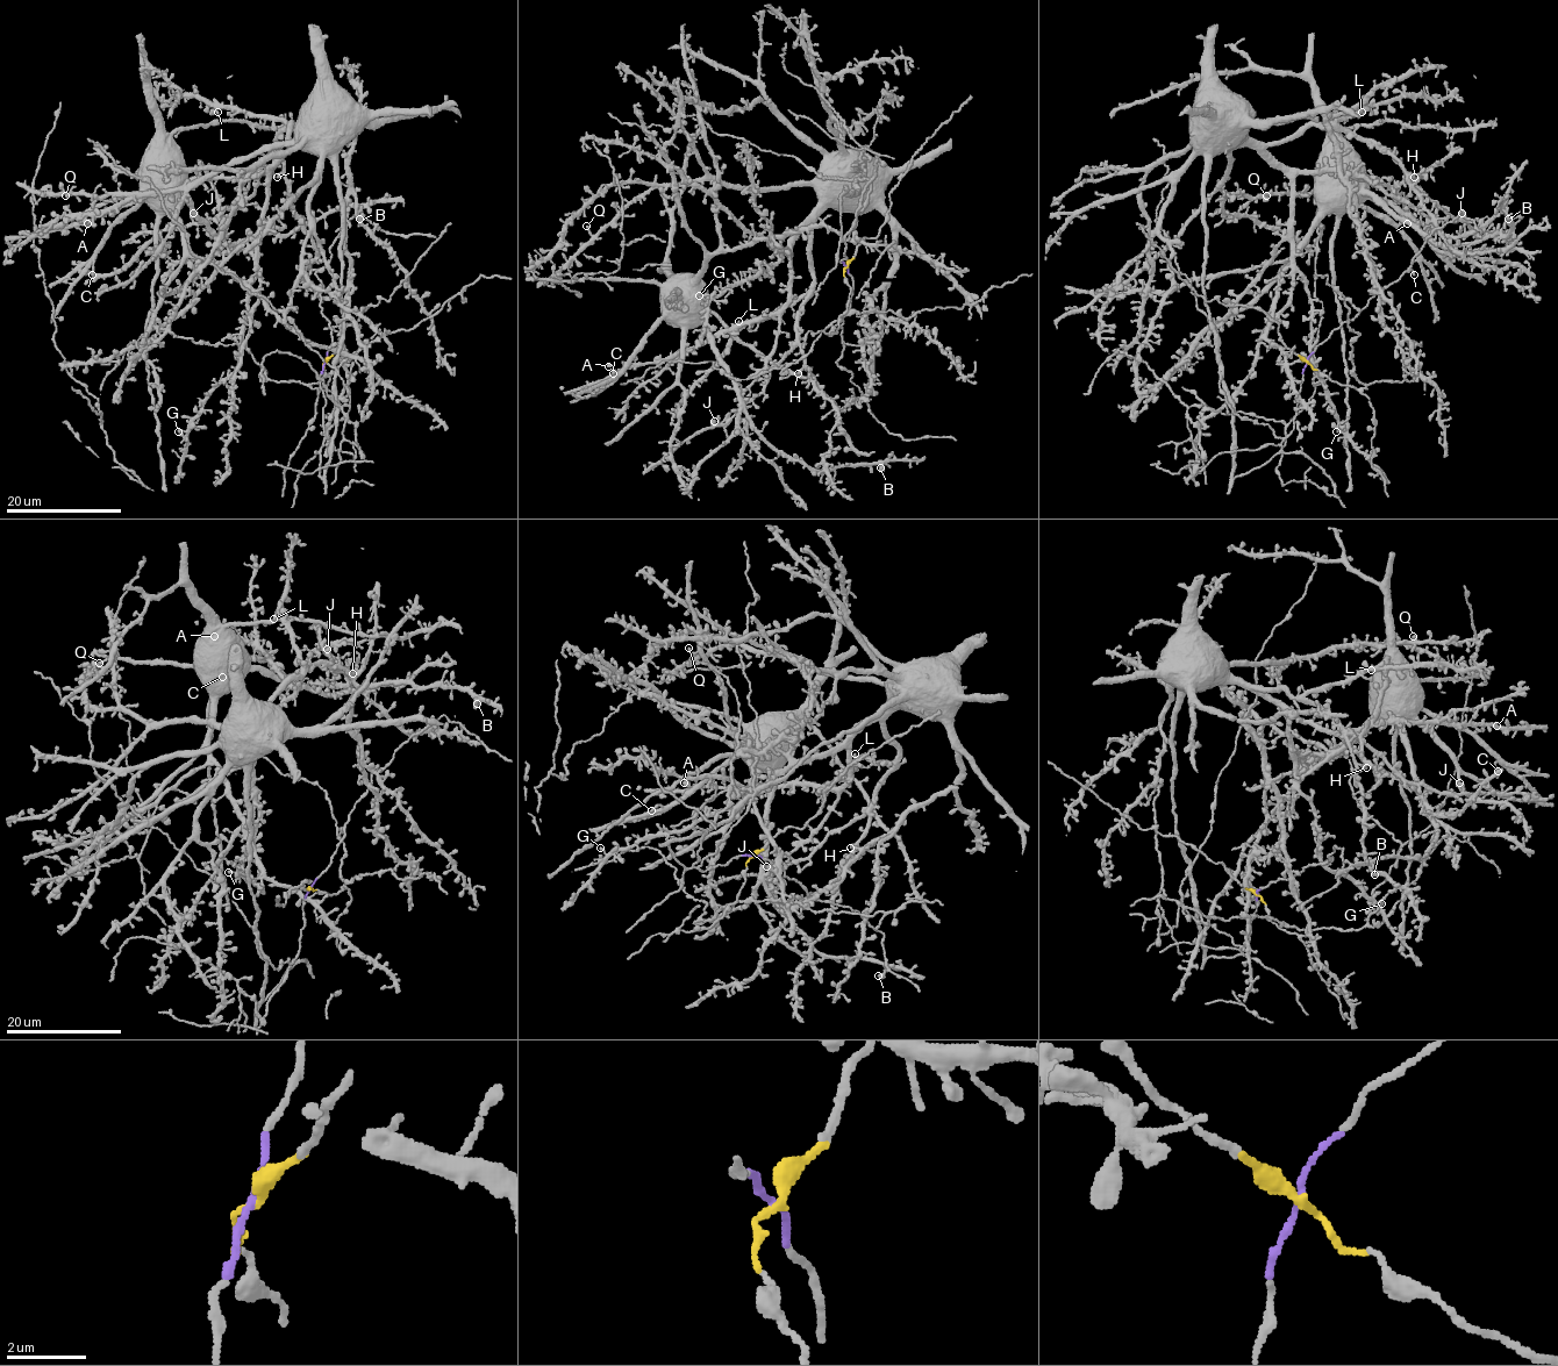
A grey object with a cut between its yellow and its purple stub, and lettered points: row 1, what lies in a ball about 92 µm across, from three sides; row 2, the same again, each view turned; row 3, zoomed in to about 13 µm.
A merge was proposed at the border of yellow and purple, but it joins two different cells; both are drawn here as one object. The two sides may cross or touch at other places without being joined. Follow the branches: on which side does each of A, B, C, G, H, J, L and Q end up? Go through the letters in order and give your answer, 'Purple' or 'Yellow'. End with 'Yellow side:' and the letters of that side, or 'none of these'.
A: Purple
B: Yellow
C: Yellow
G: Purple
H: Purple
J: Purple
L: Purple
Q: Purple
Yellow side: B, C

